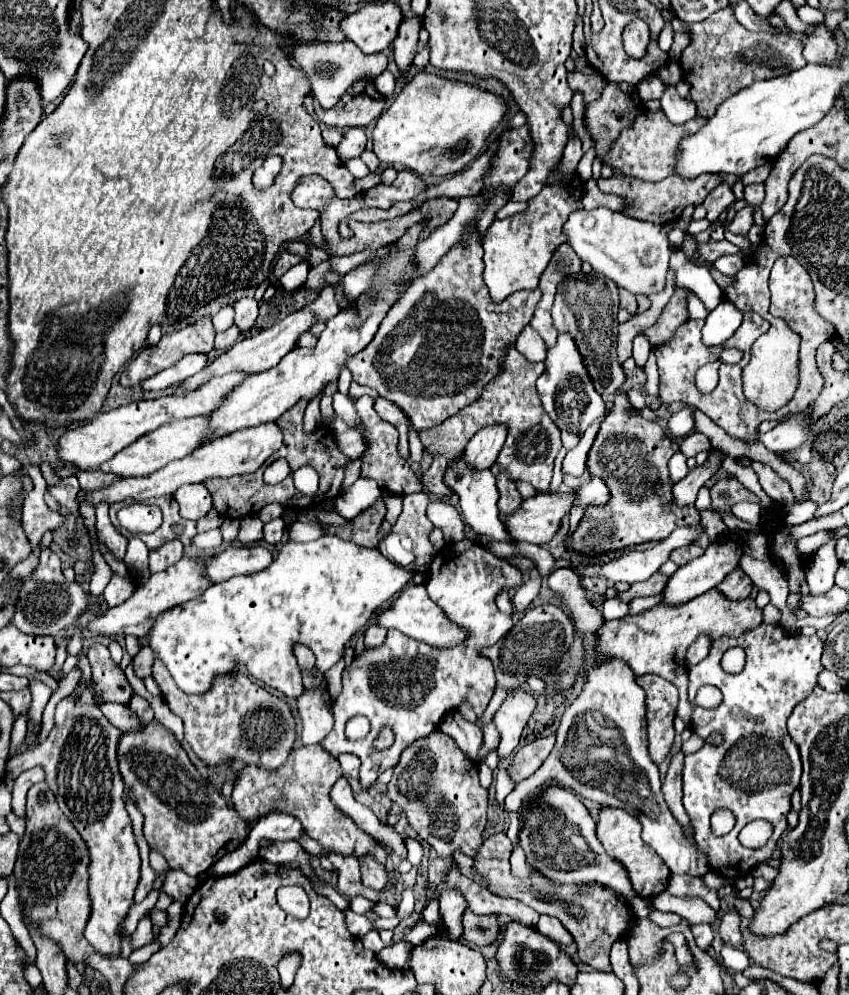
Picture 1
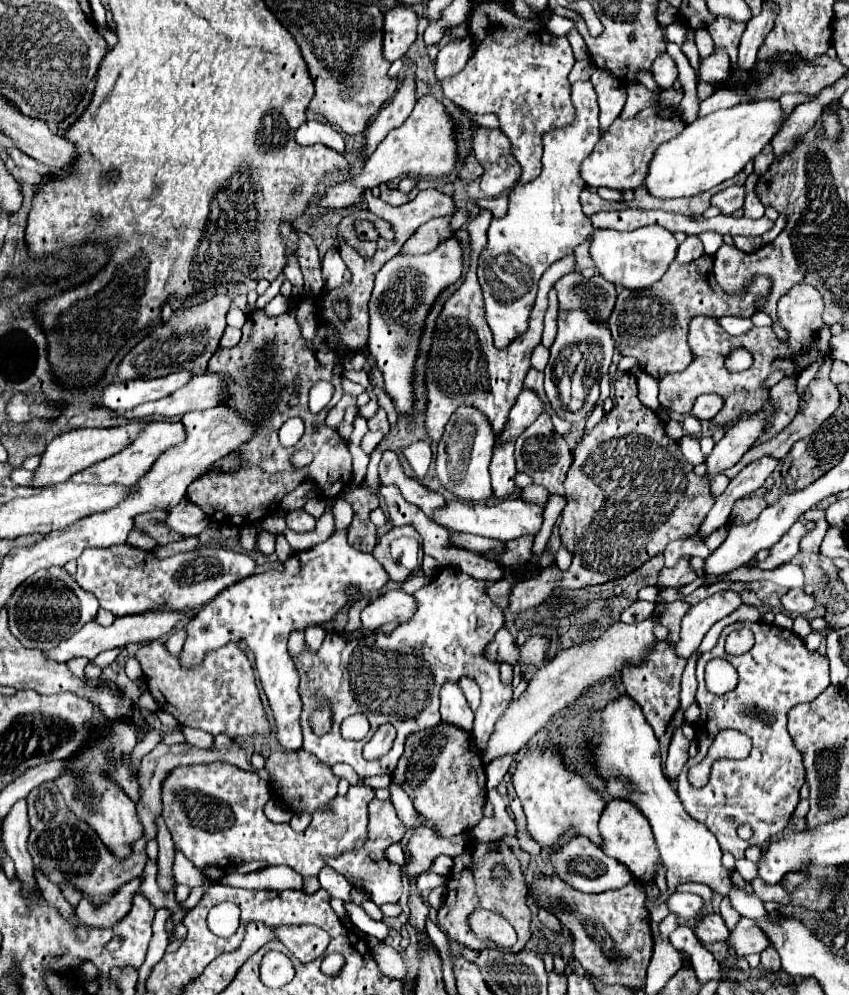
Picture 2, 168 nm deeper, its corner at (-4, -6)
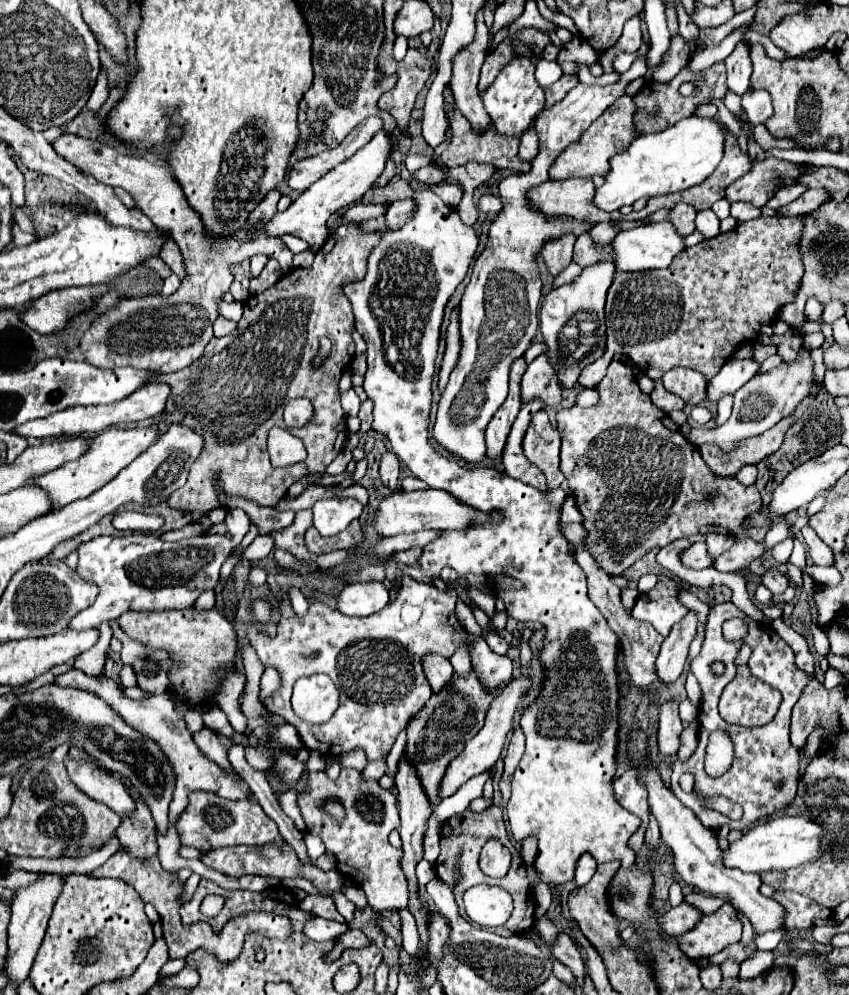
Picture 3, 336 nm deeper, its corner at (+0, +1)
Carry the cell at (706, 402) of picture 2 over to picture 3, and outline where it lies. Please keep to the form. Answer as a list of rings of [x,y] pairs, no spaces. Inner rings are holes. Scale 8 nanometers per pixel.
[[[753,359],[727,361],[721,371],[707,383],[707,401],[717,403],[723,395],[733,395],[755,375],[757,369],[759,363]]]

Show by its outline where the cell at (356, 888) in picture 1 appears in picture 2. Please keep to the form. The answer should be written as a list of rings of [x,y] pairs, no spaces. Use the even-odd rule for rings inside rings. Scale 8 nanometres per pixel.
[[[227,762],[179,766],[163,782],[163,818],[173,836],[175,846],[199,870],[203,870],[209,864],[217,868],[229,868],[233,866],[233,862],[265,860],[273,866],[285,864],[301,876],[317,876],[319,870],[325,866],[327,856],[339,856],[345,850],[361,848],[367,840],[367,804],[375,798],[375,790],[367,784],[349,786],[349,792],[345,796],[335,796],[323,810],[313,814],[313,820],[305,832],[295,832],[289,824],[275,824],[265,818],[263,806],[271,796],[273,794],[267,780]]]

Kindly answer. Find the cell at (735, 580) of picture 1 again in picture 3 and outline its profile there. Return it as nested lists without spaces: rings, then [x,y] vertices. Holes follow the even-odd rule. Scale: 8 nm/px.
[[[689,611],[675,627],[671,633],[665,637],[661,645],[661,653],[657,657],[657,675],[661,677],[663,683],[675,681],[687,661],[687,651],[691,641],[697,635],[697,613]]]

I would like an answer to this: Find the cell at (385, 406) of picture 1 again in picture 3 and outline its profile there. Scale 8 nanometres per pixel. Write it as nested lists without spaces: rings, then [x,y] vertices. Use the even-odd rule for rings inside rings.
[[[369,399],[361,403],[359,419],[361,419],[361,433],[367,433],[371,429],[371,419],[373,419],[373,403]]]

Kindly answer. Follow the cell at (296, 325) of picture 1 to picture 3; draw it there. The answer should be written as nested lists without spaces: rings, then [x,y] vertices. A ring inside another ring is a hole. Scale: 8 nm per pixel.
[[[149,383],[147,387],[141,387],[135,391],[135,395],[129,395],[127,399],[121,399],[119,403],[111,405],[91,405],[91,407],[71,407],[67,411],[59,411],[55,415],[49,415],[47,419],[33,419],[31,423],[23,423],[23,427],[17,427],[15,433],[21,437],[59,437],[59,435],[83,435],[83,433],[101,433],[103,429],[117,425],[117,423],[131,423],[131,421],[145,421],[153,417],[165,415],[165,403],[171,395],[171,387],[167,383]]]

